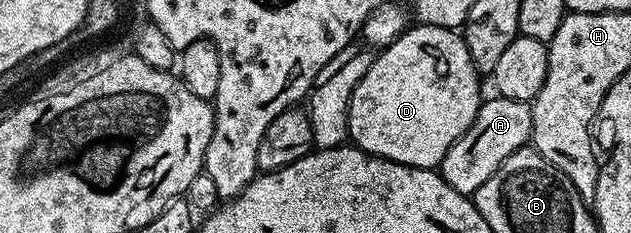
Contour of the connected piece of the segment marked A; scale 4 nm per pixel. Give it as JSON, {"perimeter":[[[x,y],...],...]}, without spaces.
{"perimeter":[[[499,94],[493,97],[493,100],[485,99],[481,103],[470,130],[466,130],[466,134],[462,134],[450,150],[446,150],[446,158],[442,158],[438,169],[441,178],[463,196],[471,197],[476,193],[478,186],[493,176],[498,166],[510,158],[510,154],[525,147],[532,138],[531,103],[511,100]]]}

